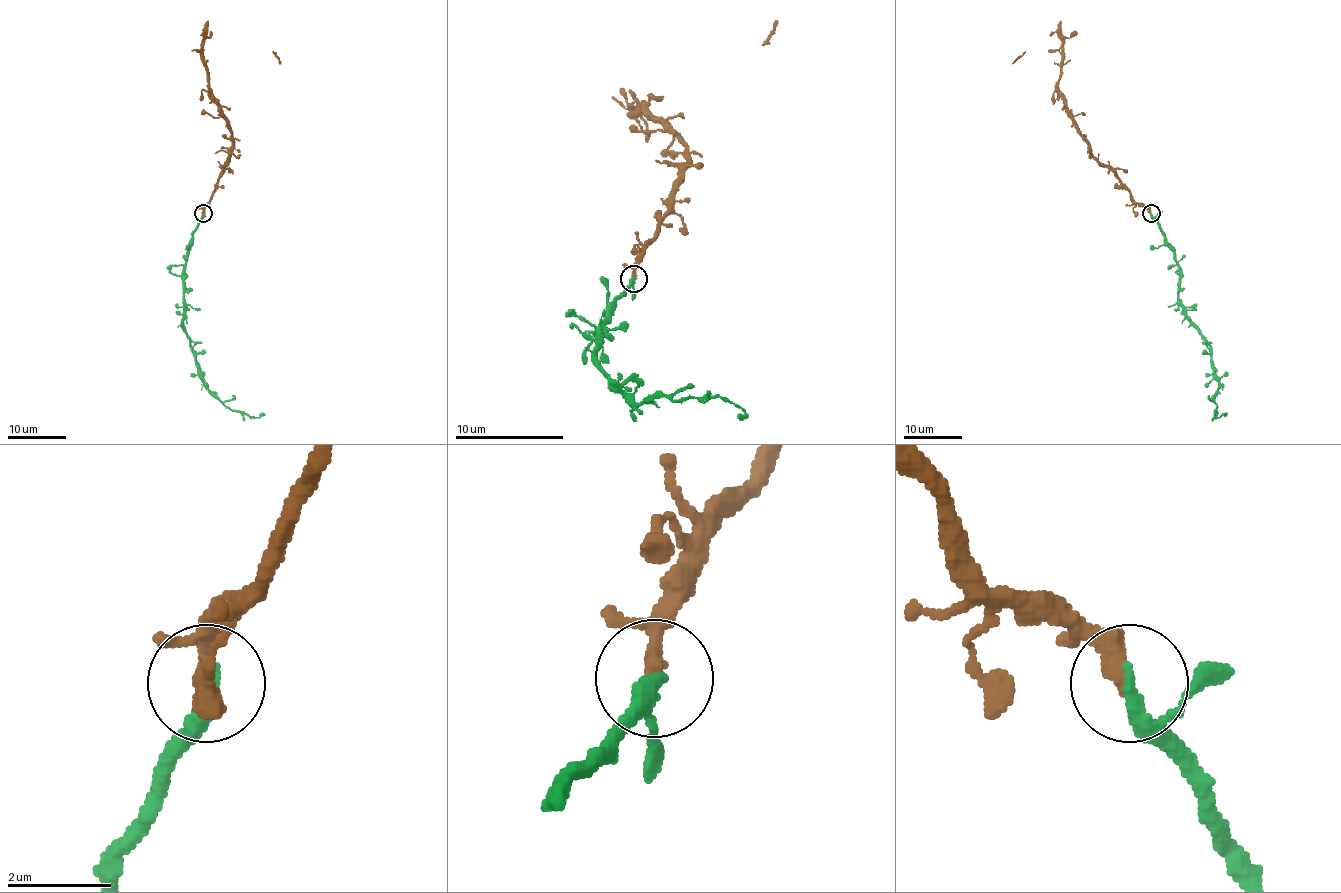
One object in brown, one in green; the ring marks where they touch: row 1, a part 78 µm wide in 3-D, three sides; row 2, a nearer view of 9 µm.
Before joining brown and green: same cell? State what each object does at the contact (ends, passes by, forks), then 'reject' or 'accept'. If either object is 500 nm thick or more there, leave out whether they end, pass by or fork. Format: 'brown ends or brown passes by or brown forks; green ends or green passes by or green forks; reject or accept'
brown ends; green passes by; accept

